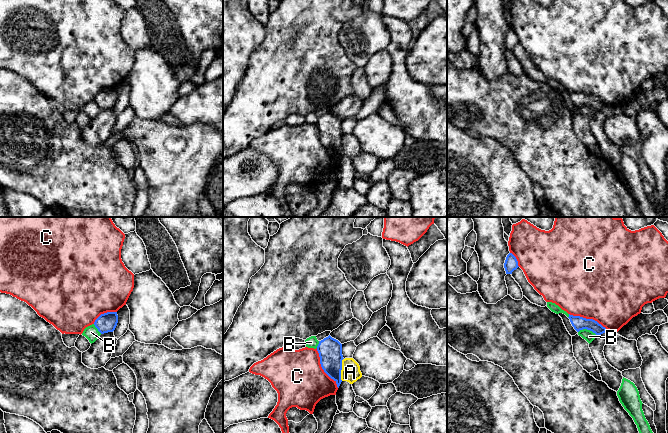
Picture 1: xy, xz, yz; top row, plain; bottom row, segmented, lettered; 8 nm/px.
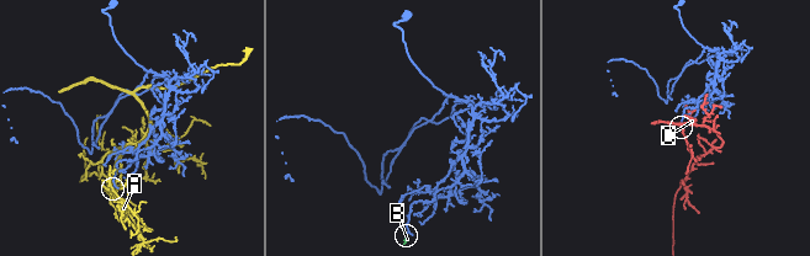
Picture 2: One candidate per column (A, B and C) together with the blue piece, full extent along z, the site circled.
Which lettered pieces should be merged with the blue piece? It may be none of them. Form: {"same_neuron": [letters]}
{"same_neuron": []}

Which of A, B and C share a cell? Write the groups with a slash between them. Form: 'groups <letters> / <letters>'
groups A / B / C

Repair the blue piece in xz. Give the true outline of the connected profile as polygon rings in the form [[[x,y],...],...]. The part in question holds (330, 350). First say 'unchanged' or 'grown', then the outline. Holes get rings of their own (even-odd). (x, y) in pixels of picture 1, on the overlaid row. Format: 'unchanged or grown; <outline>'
unchanged; [[[330,335],[319,341],[317,351],[320,357],[320,364],[324,372],[333,379],[339,388],[342,370],[342,344]]]

